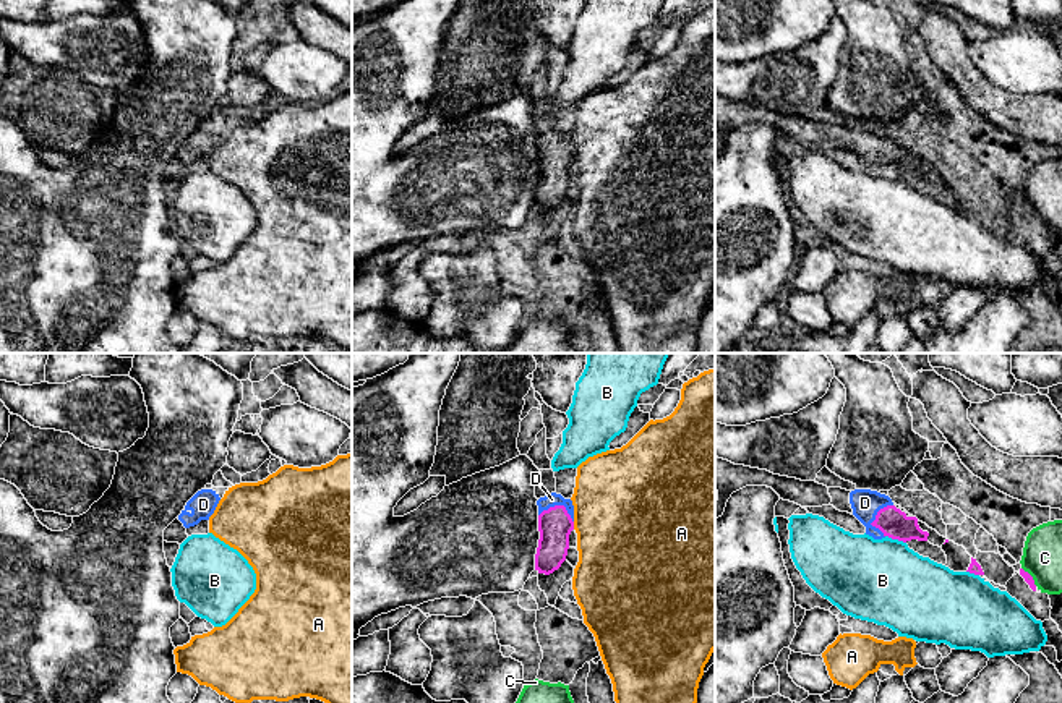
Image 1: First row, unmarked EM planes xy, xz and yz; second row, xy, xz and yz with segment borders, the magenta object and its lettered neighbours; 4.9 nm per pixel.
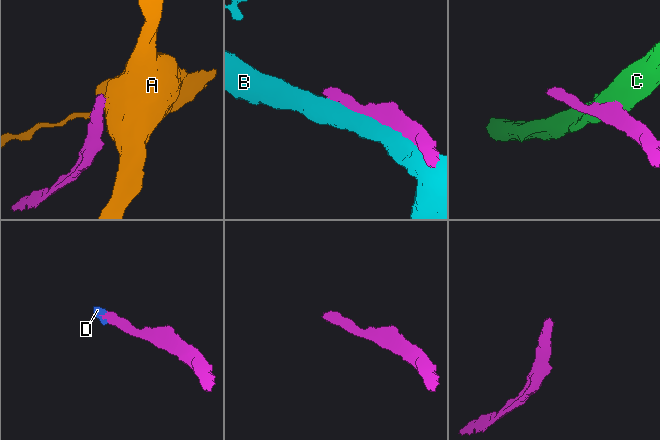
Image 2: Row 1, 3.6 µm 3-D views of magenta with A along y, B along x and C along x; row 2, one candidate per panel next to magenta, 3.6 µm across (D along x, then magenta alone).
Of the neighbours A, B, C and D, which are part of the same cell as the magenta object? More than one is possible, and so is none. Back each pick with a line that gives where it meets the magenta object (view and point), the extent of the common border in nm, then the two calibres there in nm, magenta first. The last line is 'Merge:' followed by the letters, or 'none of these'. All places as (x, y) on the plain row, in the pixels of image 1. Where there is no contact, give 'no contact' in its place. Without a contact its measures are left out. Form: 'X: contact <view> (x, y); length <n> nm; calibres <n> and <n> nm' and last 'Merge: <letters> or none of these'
D: contact yz (876, 156); length 170 nm; calibres 150 and 140 nm
Merge: D

